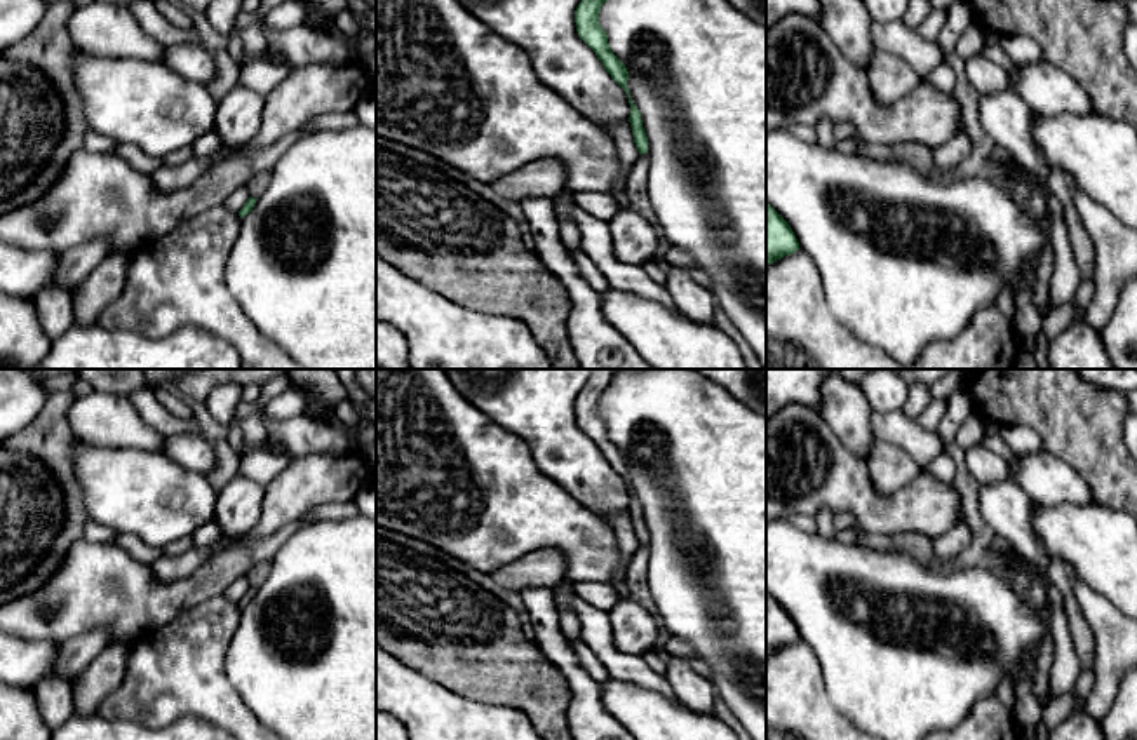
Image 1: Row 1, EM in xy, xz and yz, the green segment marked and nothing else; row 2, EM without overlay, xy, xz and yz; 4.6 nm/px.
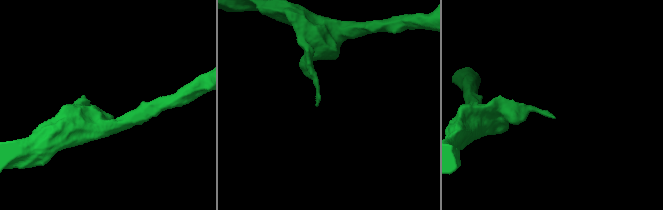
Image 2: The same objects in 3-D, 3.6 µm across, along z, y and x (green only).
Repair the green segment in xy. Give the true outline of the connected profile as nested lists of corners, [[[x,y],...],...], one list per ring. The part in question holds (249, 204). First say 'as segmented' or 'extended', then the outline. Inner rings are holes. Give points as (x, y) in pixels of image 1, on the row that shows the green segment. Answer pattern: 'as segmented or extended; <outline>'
extended; [[[259,172],[246,185],[249,192],[249,198],[244,204],[244,207],[239,211],[240,218],[244,218],[252,211],[258,197],[268,188],[268,185],[270,185],[270,172]]]

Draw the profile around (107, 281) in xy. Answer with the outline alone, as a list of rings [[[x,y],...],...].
[[[131,252],[108,254],[85,280],[71,291],[75,322],[89,326],[117,299],[127,280]]]

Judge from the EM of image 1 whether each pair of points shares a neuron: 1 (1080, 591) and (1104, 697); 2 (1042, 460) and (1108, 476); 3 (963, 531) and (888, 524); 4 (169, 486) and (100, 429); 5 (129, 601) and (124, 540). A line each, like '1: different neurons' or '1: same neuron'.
1: same neuron
2: different neurons
3: different neurons
4: same neuron
5: different neurons

